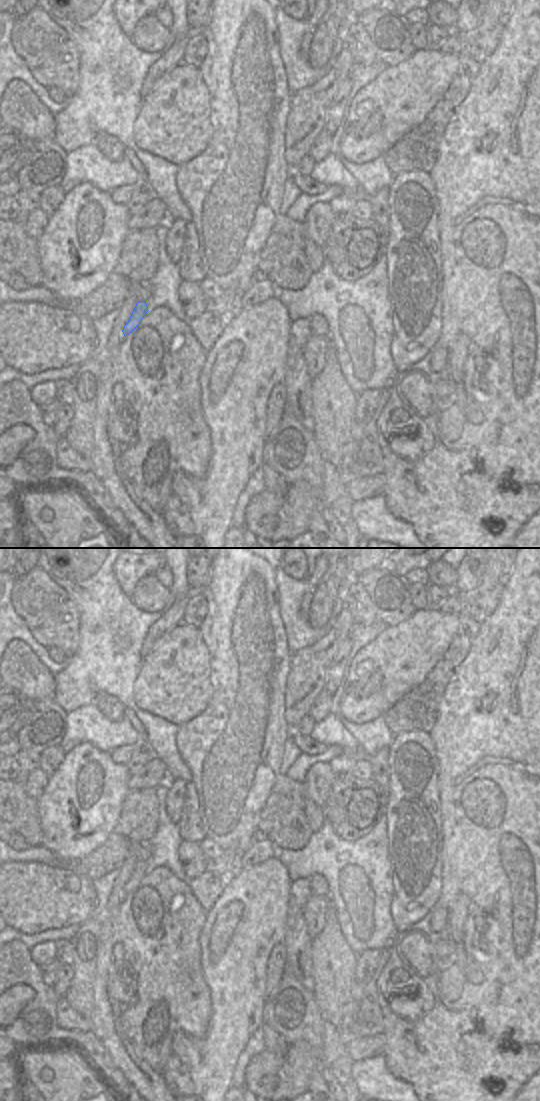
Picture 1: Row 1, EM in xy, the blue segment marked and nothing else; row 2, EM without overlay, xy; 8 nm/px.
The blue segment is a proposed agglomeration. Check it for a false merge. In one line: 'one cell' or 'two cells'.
one cell

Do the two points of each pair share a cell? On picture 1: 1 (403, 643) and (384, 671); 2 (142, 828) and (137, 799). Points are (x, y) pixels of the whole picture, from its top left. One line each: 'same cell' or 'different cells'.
1: same cell
2: same cell

